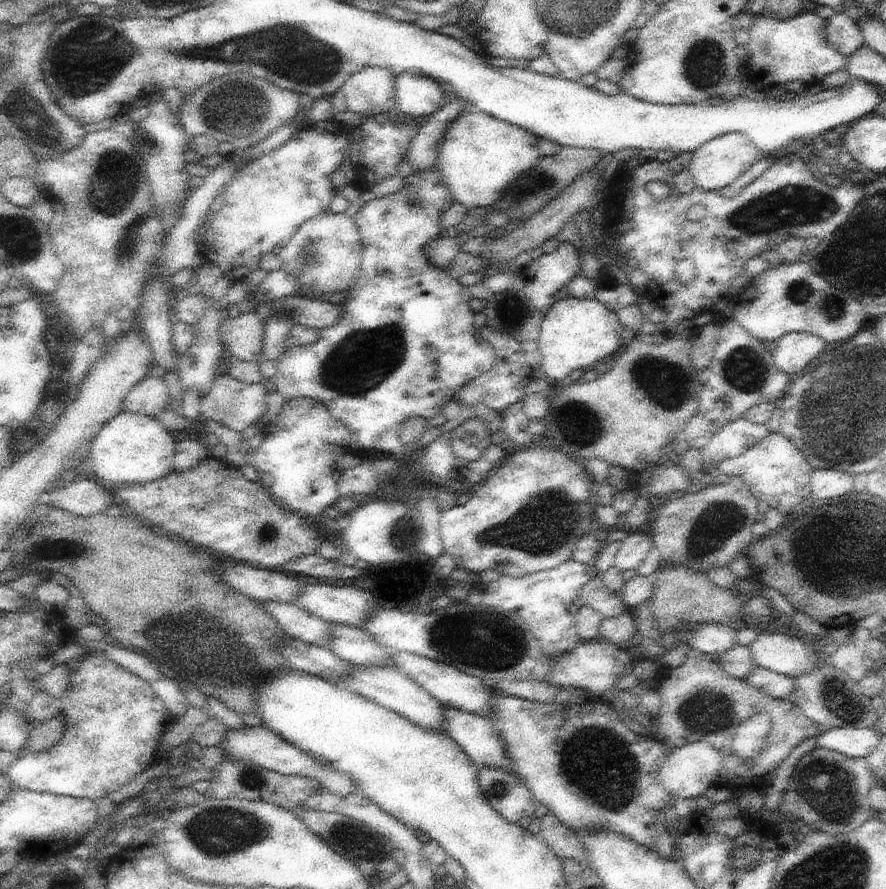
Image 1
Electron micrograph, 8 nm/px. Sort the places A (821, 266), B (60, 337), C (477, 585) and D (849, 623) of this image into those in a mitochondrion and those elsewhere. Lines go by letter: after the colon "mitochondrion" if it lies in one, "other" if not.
A: mitochondrion
B: other
C: other
D: other

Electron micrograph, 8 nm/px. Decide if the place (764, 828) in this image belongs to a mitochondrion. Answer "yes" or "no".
no

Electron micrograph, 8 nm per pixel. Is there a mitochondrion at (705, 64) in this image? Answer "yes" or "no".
yes

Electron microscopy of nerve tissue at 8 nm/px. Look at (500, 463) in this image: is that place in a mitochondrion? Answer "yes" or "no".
no

